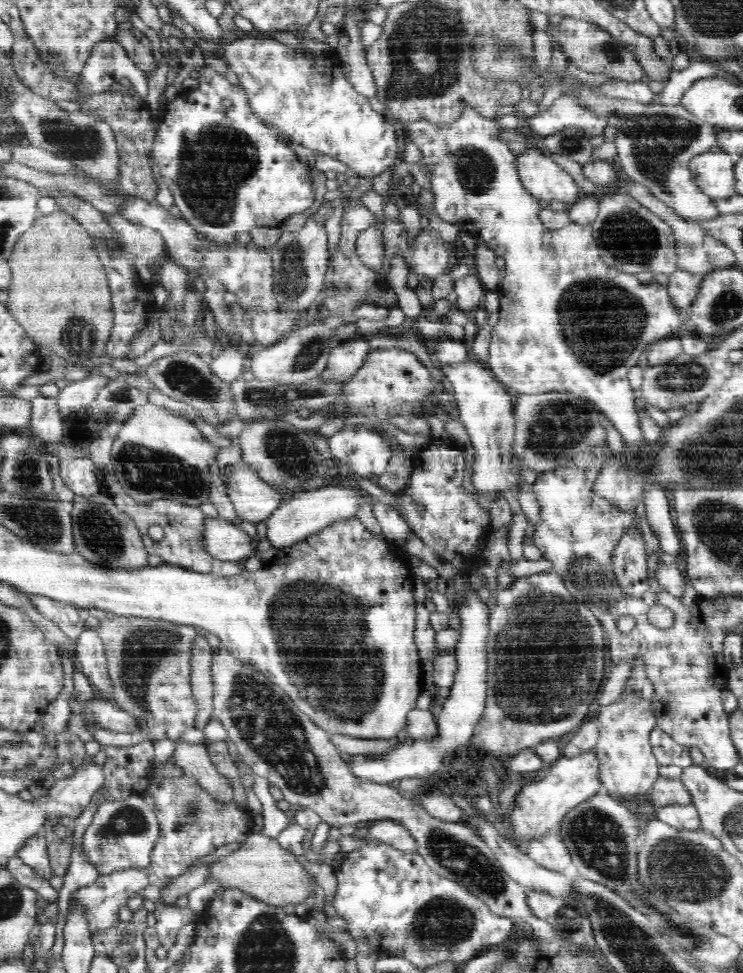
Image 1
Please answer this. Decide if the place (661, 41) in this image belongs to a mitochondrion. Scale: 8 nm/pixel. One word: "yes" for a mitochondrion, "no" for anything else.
no

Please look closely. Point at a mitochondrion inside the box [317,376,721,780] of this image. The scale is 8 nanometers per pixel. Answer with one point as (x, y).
(542, 649)

